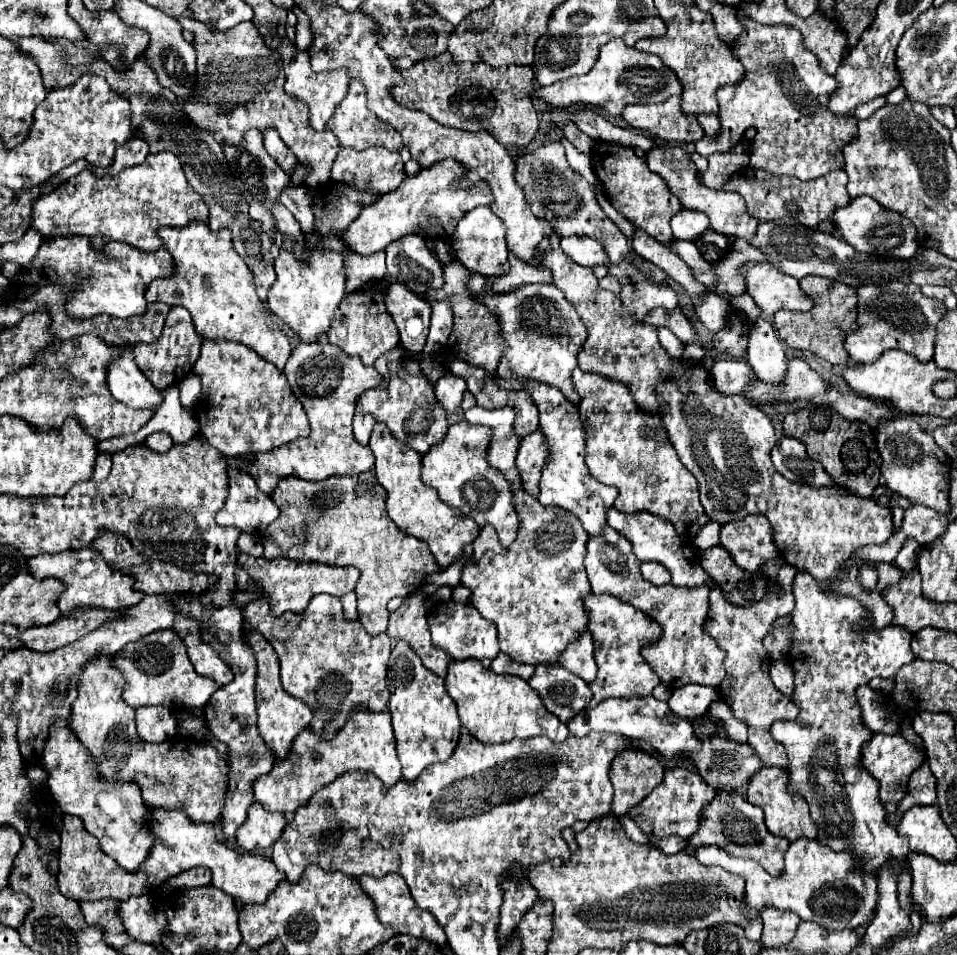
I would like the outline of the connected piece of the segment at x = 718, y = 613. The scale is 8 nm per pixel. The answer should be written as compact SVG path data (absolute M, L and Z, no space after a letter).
M782 562L782 568L778 572L778 588L782 590L780 594L768 592L764 600L740 608L724 598L718 586L710 590L710 612L704 622L704 632L716 640L716 644L726 652L724 658L724 668L726 668L726 678L720 684L720 696L722 700L732 708L734 716L744 720L748 724L748 744L758 752L758 756L764 760L766 766L788 766L788 756L784 752L784 746L778 744L772 734L770 726L776 720L790 720L798 716L798 708L790 696L784 696L782 692L776 690L768 676L768 668L772 658L764 650L764 638L770 632L770 626L776 618L786 616L794 608L792 600L792 580L796 576L796 568L792 568L788 562Z

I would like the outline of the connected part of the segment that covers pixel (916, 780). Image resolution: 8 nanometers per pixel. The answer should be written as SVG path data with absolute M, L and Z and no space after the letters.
M926 762L910 776L908 792L900 802L900 812L906 812L910 806L916 806L916 802L936 802L936 780Z

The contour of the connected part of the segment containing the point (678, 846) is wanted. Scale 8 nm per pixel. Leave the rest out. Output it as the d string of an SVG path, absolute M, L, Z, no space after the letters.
M650 836L650 840L656 848L660 848L668 856L672 856L672 854L684 850L684 846L688 846L688 840L680 840L678 836L668 836L668 840L656 840L656 836Z

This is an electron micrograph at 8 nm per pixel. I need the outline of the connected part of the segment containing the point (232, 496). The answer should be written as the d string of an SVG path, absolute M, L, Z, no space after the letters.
M228 458L228 498L220 508L220 512L216 512L216 522L220 526L236 526L252 536L262 536L276 518L278 518L278 508L274 500L258 490L254 478L238 466L236 458Z

